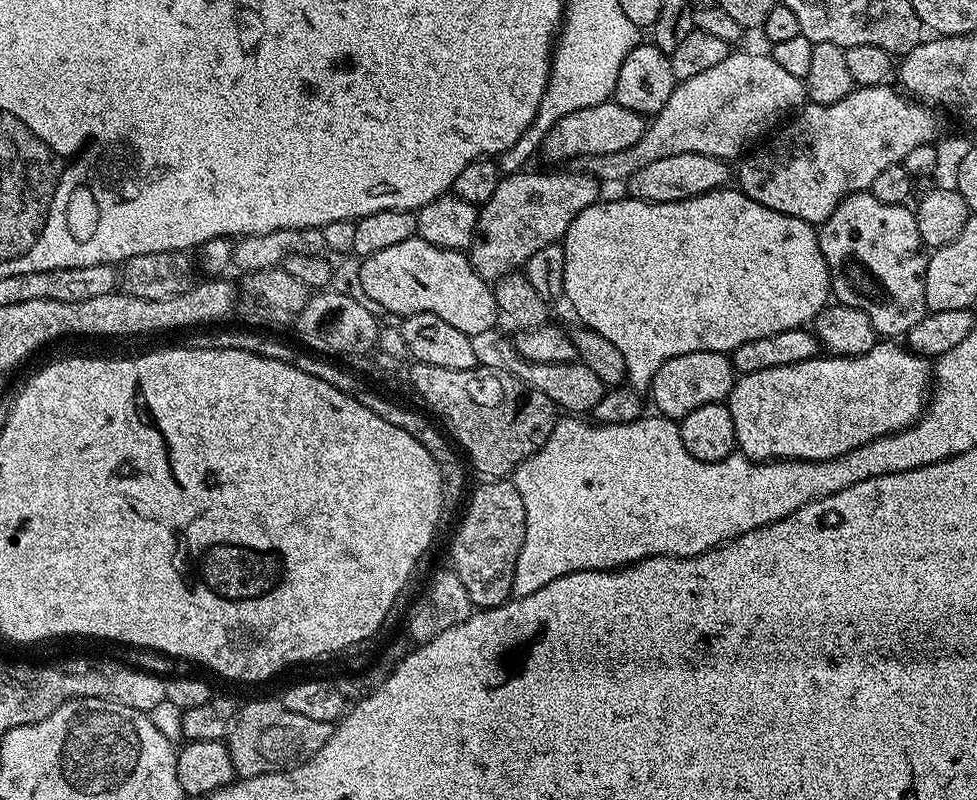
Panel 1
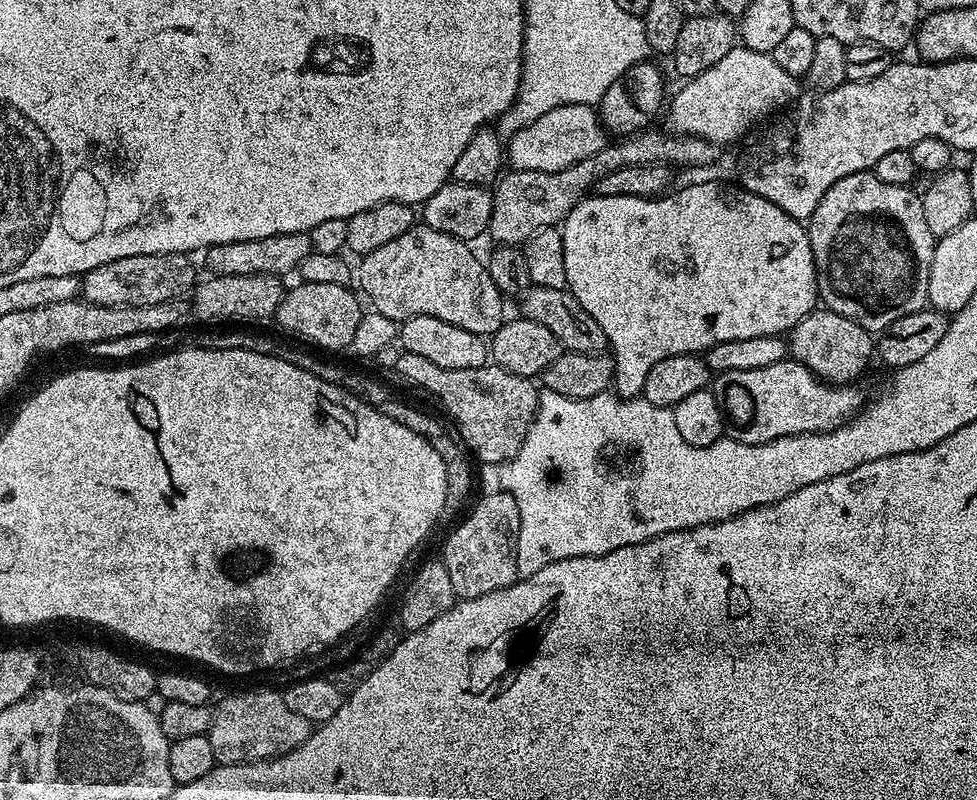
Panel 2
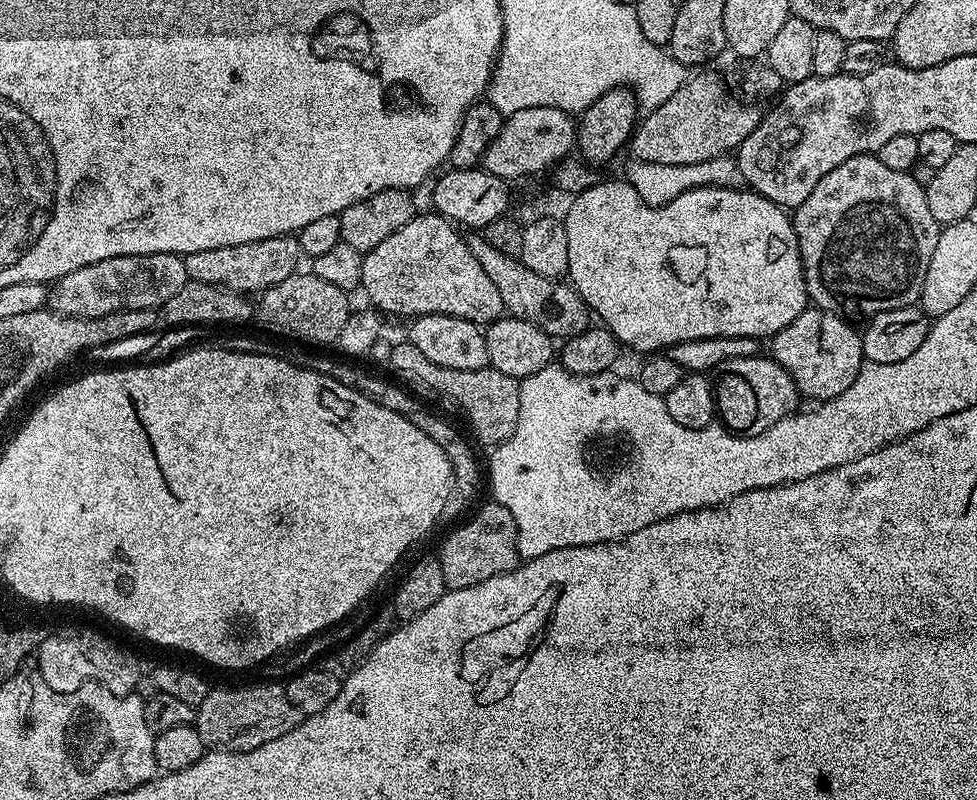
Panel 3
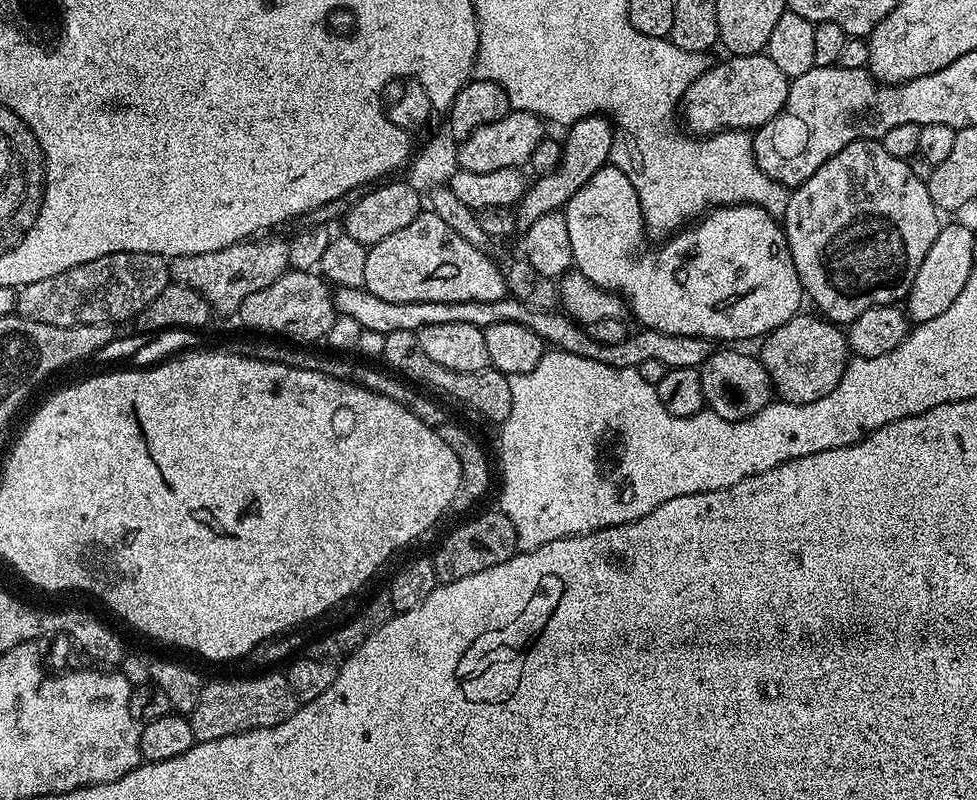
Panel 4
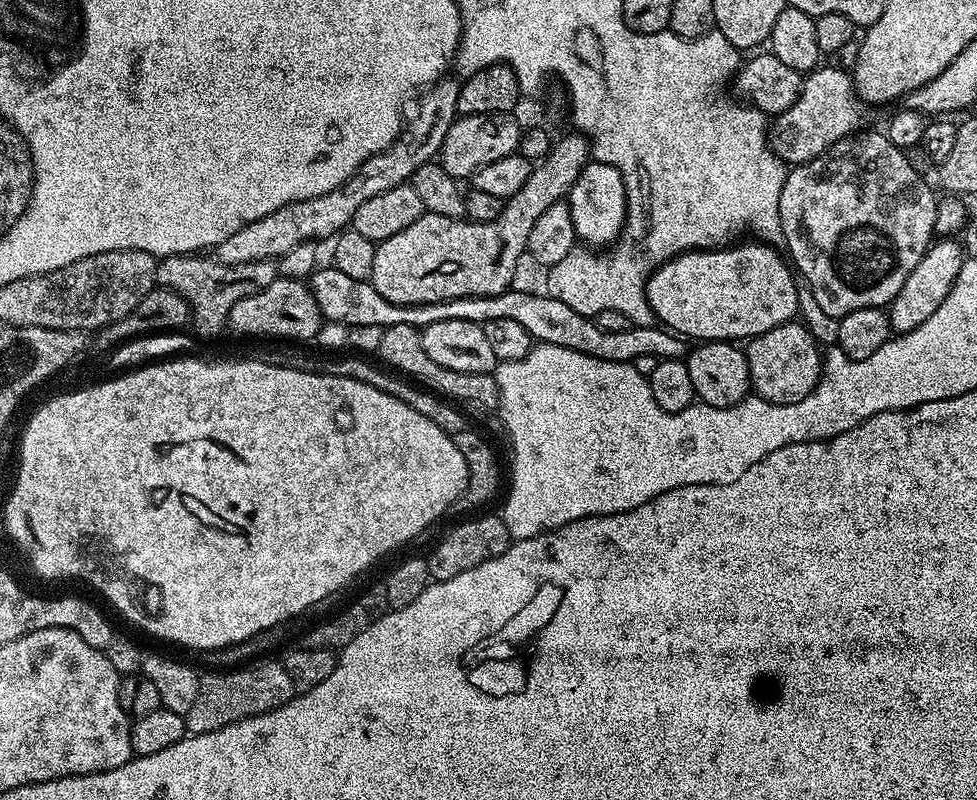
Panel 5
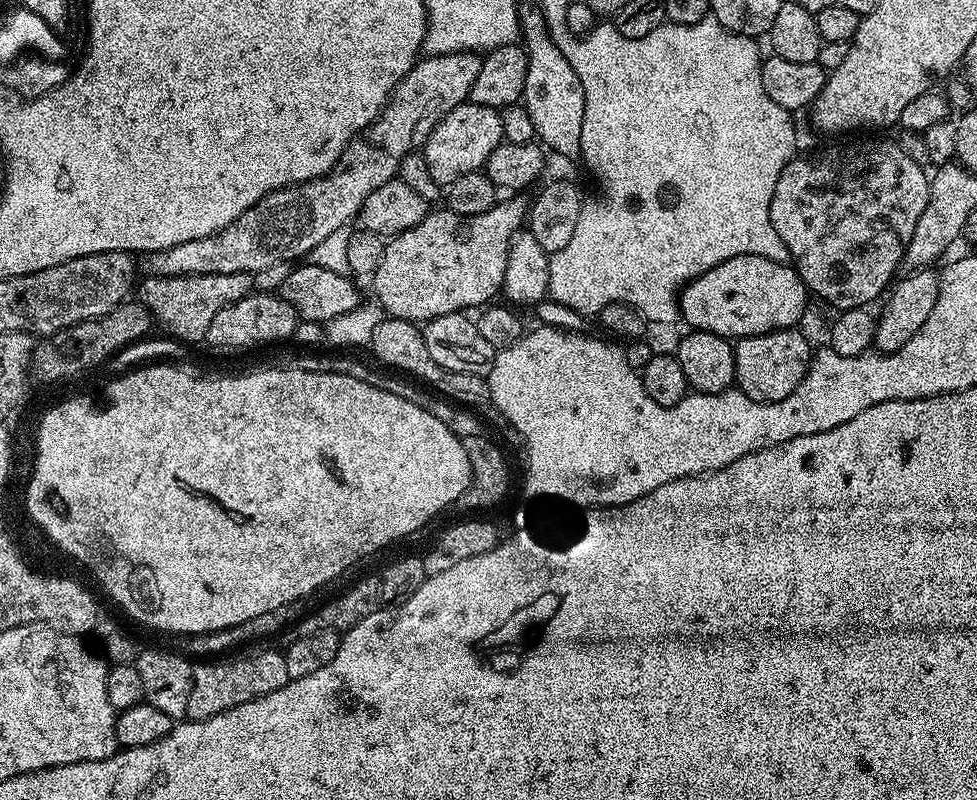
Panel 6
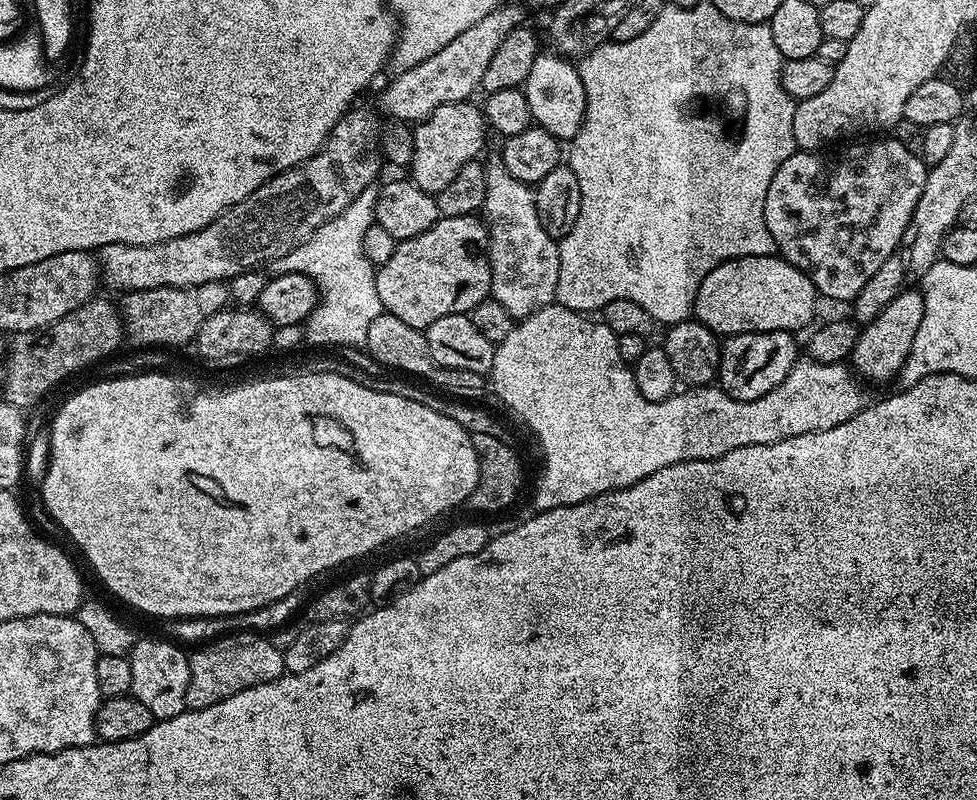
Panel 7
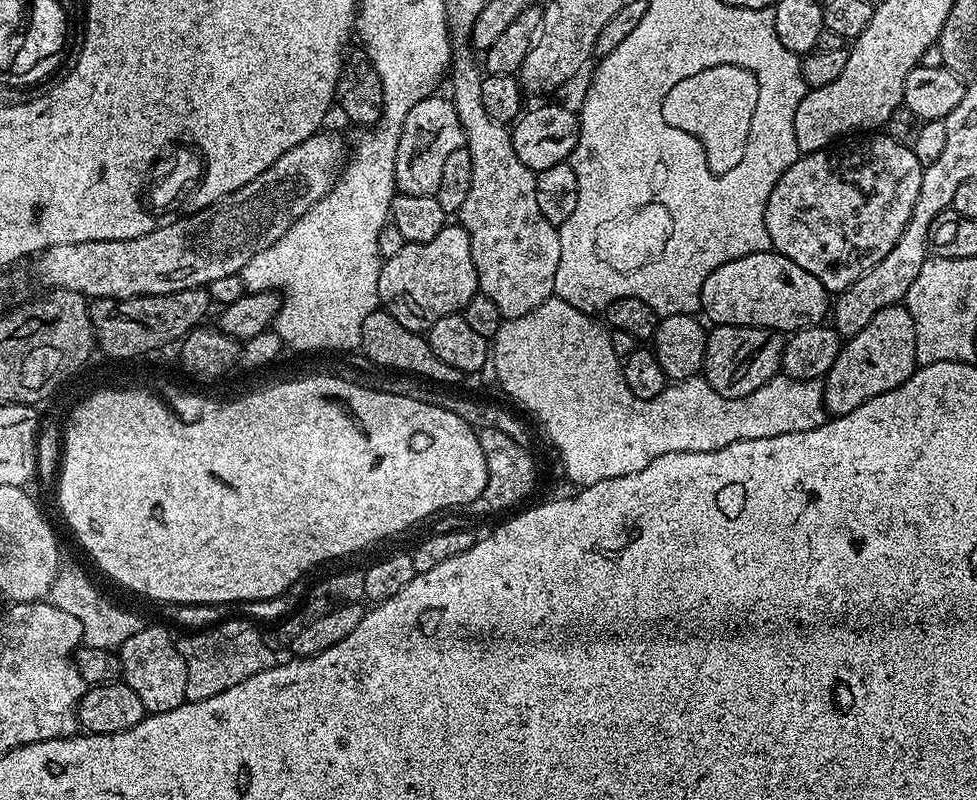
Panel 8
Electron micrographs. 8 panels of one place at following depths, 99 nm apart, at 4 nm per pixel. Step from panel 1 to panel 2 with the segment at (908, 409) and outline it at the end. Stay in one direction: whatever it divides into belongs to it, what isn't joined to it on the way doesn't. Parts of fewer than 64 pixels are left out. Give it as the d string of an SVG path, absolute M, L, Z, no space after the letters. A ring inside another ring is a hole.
M791 358L774 362L774 366L766 366L762 370L730 370L719 373L714 380L714 391L725 417L740 427L734 432L735 439L747 444L765 444L783 436L797 436L807 432L831 432L845 423L866 400L866 396L856 386L829 384Z

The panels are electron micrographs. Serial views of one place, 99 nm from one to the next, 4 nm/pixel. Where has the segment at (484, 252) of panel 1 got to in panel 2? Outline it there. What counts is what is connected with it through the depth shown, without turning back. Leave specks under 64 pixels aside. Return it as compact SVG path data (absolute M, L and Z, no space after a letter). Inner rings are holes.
M645 130L635 133L631 138L621 139L624 140L621 144L605 143L604 148L598 150L598 154L590 154L590 158L582 158L582 162L574 162L574 166L566 166L566 170L558 170L557 172L505 171L497 179L492 192L492 213L490 214L487 235L493 236L497 245L523 245L524 241L530 239L538 230L557 227L570 214L572 207L595 189L598 178L602 178L607 172L618 170L622 166L634 166L635 164L673 166L672 164L677 164L680 168L704 168L716 160L717 145L704 140L702 137L673 135L664 130L662 132L652 131Z

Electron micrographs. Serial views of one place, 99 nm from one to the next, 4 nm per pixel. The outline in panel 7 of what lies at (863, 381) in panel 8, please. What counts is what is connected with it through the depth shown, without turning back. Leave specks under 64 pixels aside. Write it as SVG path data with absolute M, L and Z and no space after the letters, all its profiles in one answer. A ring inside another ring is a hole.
M910 287L898 294L898 298L894 298L894 302L890 302L890 306L878 314L878 318L860 328L860 337L850 357L855 373L864 380L894 380L910 354L910 346L914 346L914 334L918 334L918 326L922 326L923 313L924 295L919 290Z

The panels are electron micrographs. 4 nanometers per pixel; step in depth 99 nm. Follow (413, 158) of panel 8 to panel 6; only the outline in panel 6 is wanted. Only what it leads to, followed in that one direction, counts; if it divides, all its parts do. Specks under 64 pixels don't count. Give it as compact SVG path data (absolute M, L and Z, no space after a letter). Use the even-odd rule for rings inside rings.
M465 102L450 110L450 114L443 116L438 126L434 126L422 154L434 180L446 186L454 182L454 178L462 178L462 174L481 171L487 165L490 154L494 154L503 140L500 112L495 108Z

